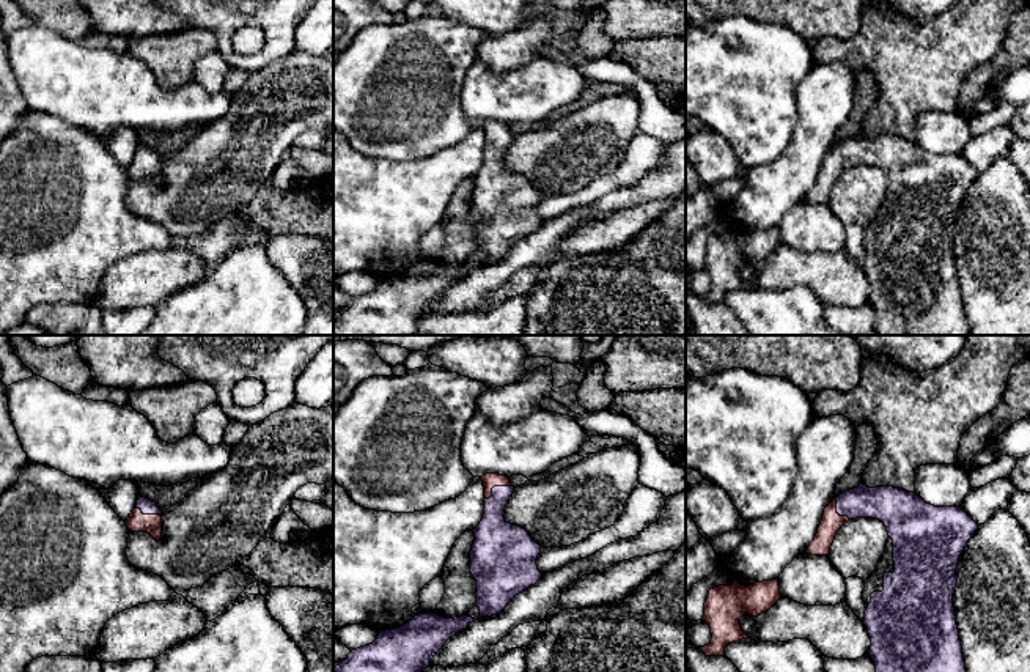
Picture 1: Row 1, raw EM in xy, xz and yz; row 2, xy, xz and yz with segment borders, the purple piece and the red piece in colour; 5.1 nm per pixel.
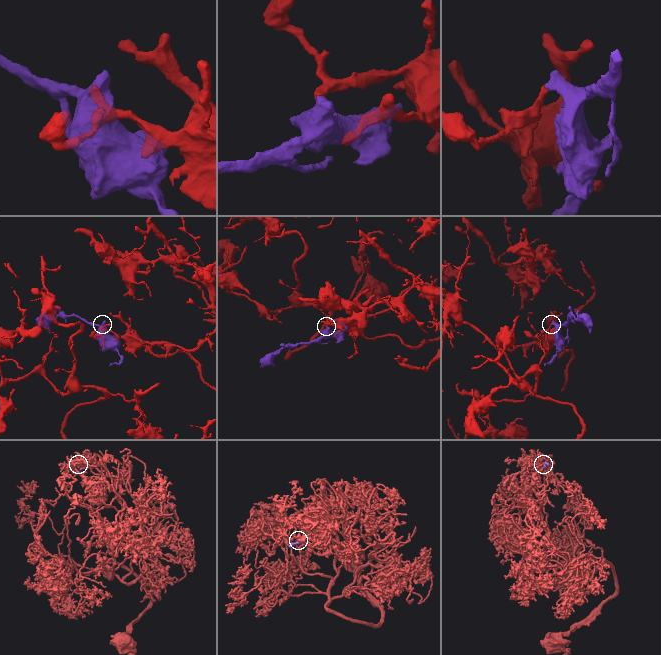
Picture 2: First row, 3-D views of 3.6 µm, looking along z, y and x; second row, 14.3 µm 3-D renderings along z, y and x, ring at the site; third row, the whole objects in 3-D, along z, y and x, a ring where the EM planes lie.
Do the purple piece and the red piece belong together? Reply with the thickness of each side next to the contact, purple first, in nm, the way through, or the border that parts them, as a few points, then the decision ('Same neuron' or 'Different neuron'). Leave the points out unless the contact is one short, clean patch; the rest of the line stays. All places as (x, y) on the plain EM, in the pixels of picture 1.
Thickness 190 nm (purple) against 80 nm. Path across: xz (494, 183), (496, 134), (489, 128). Same neuron

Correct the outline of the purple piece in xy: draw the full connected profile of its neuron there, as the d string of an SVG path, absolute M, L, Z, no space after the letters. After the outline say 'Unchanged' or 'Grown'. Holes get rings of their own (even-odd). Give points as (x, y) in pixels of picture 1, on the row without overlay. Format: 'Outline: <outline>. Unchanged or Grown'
Outline: M138 143L126 173L132 179L148 179L156 189L162 186L162 159L156 150Z. Grown

